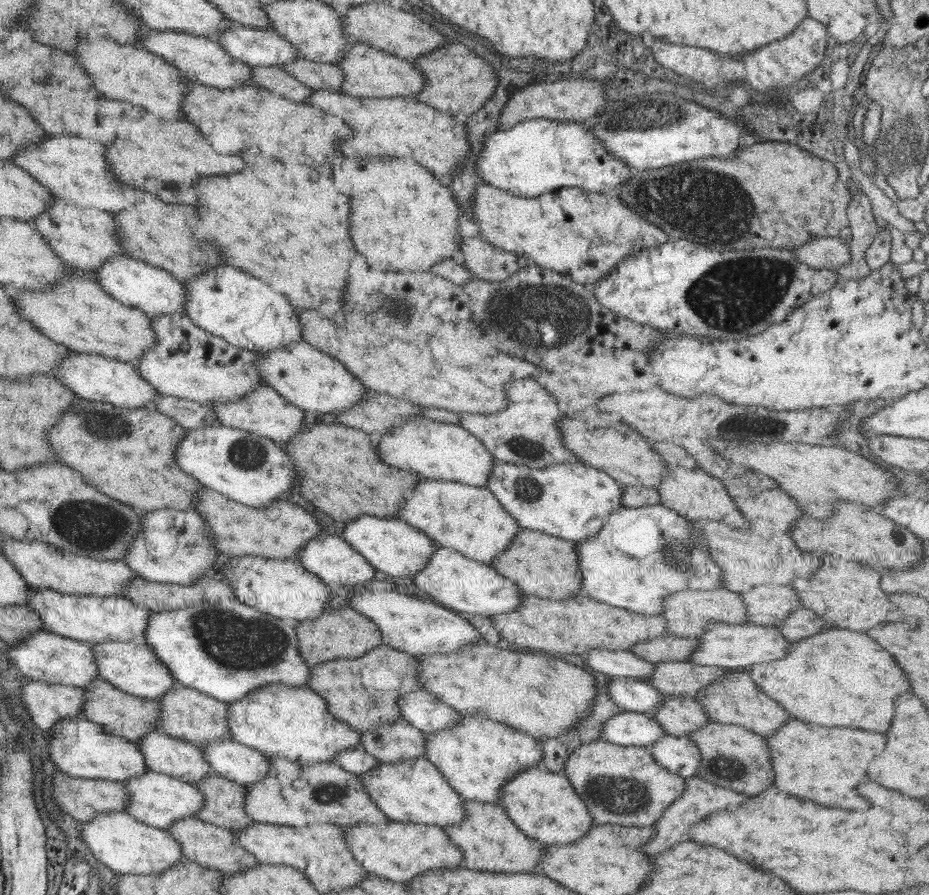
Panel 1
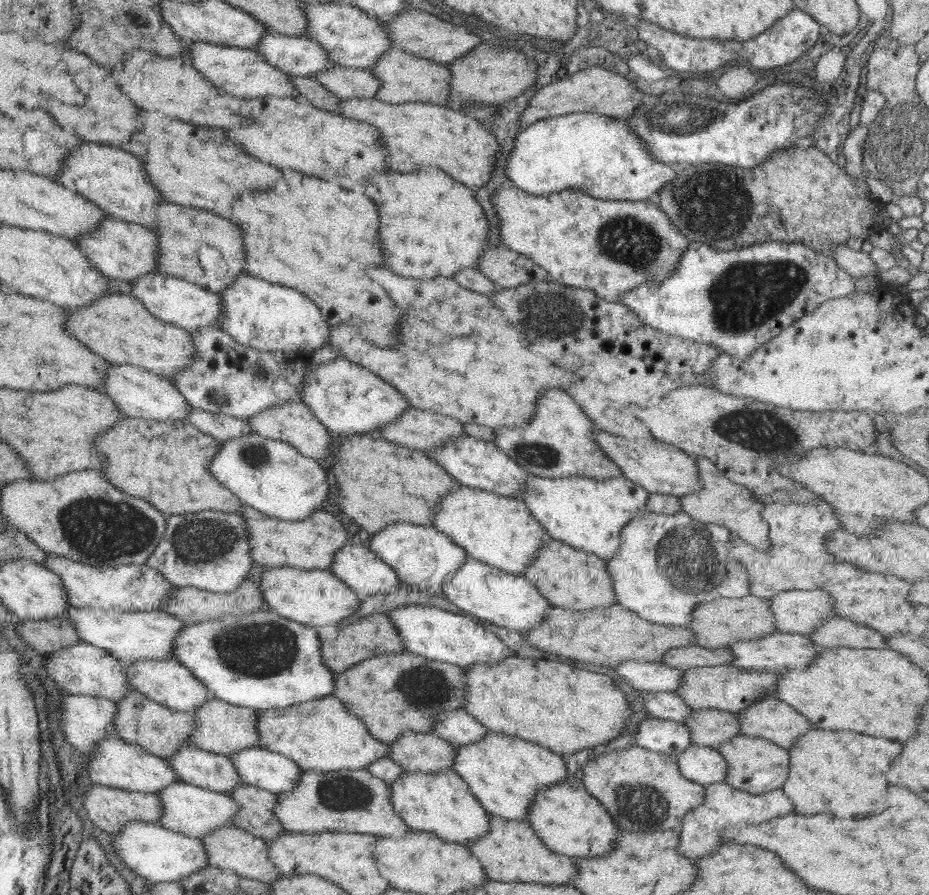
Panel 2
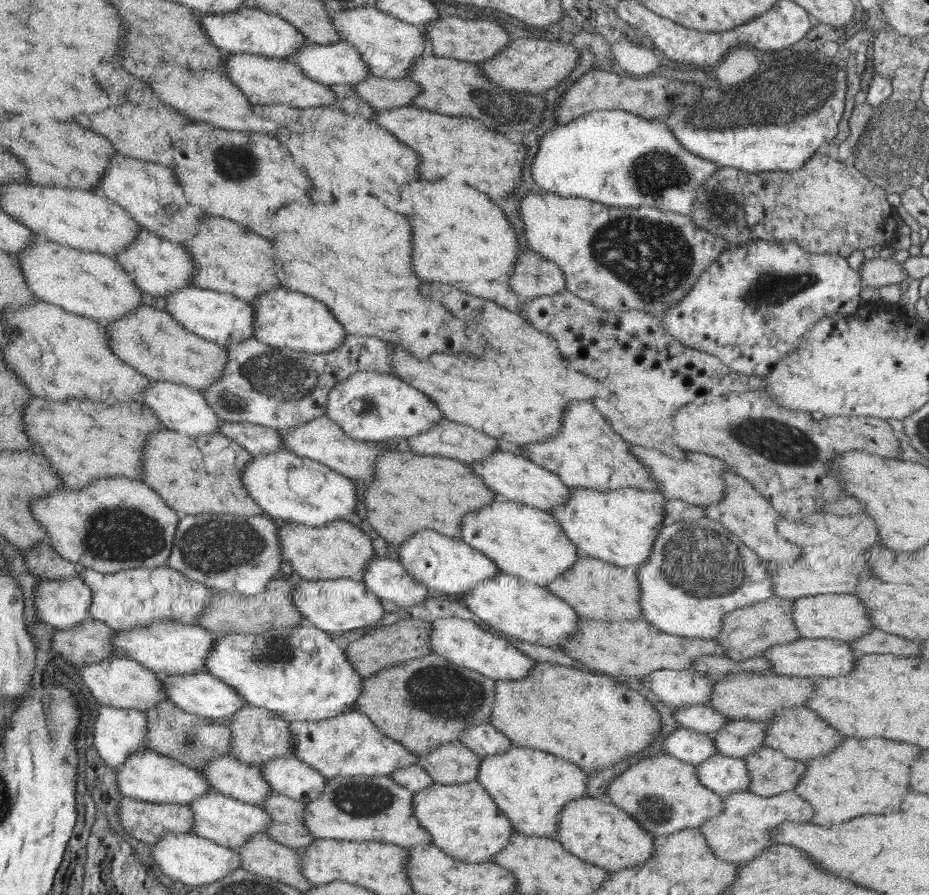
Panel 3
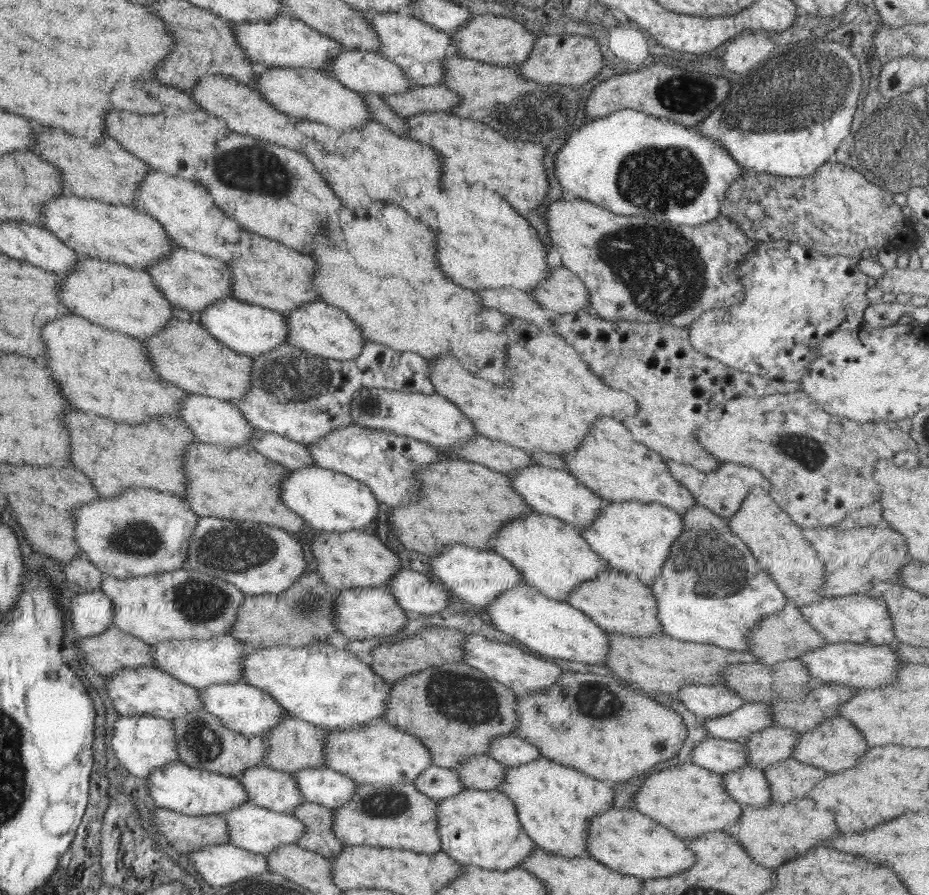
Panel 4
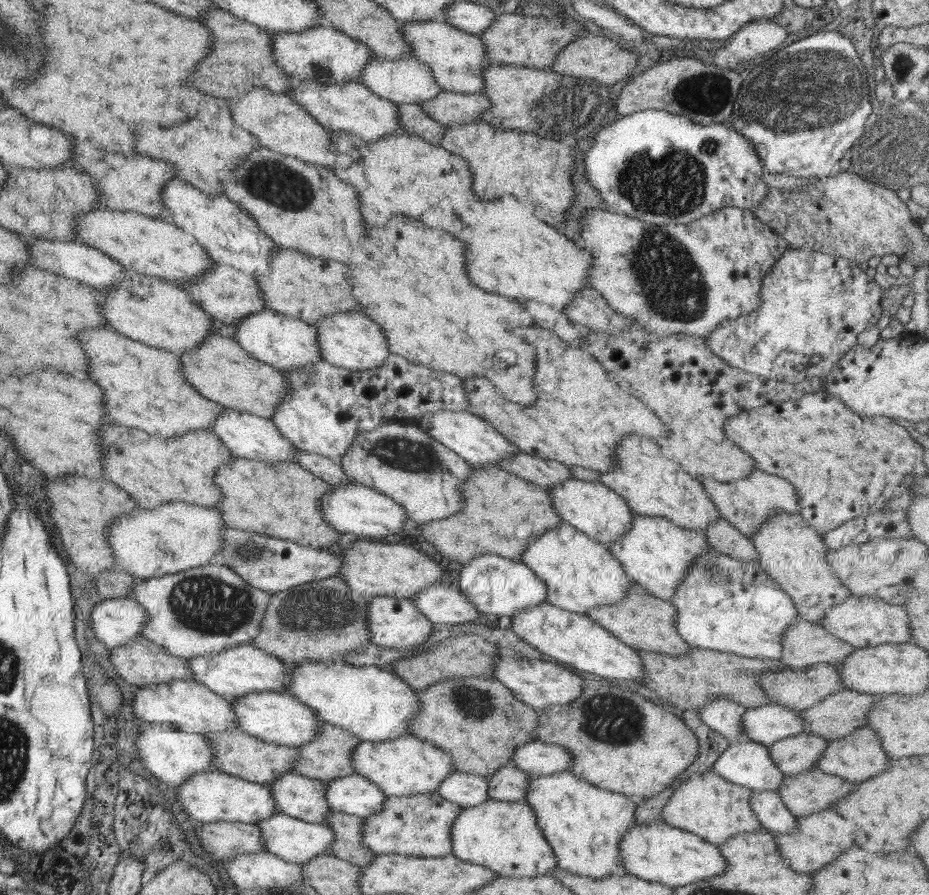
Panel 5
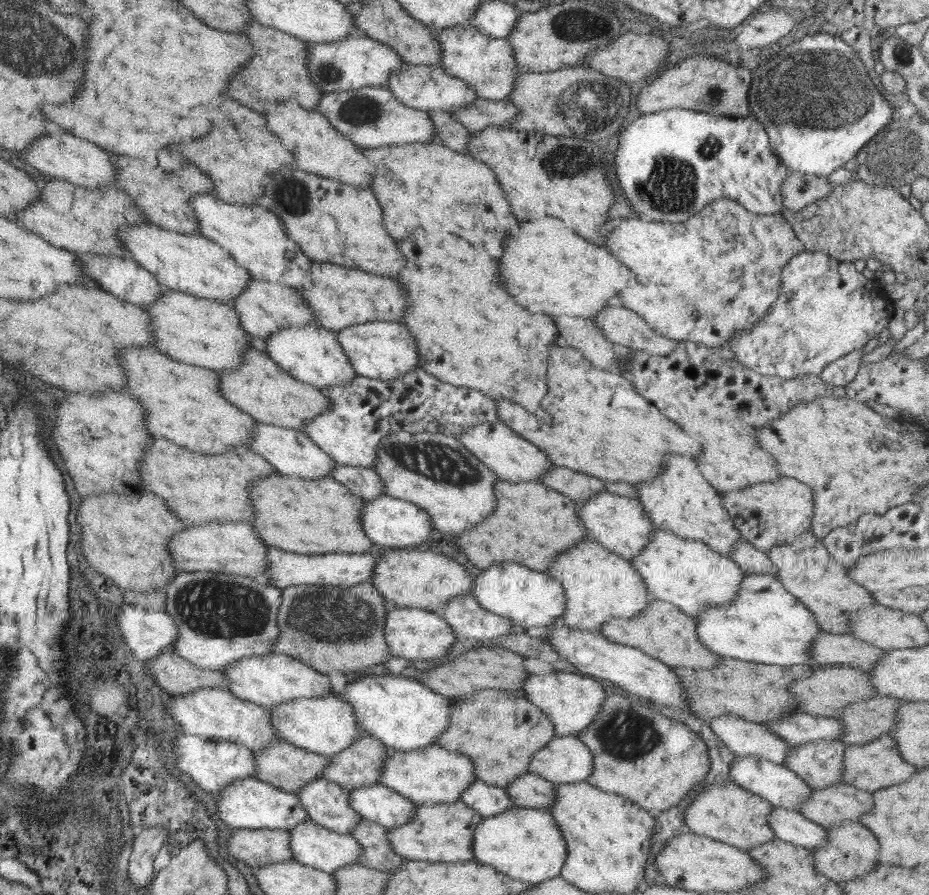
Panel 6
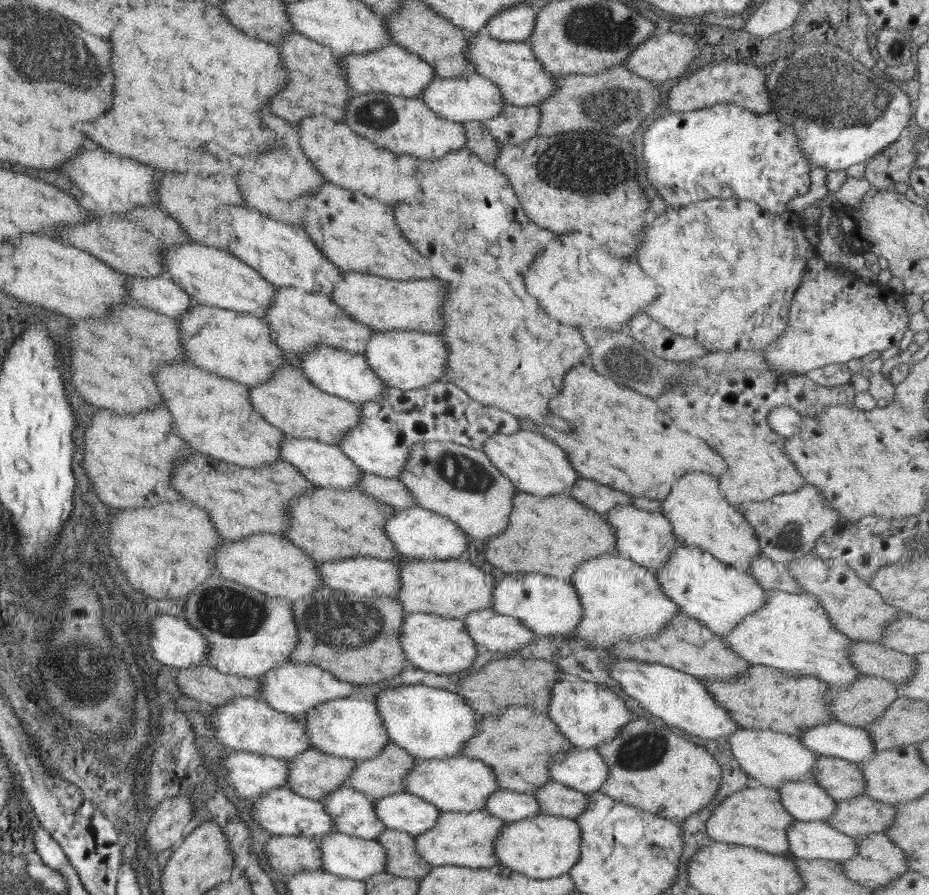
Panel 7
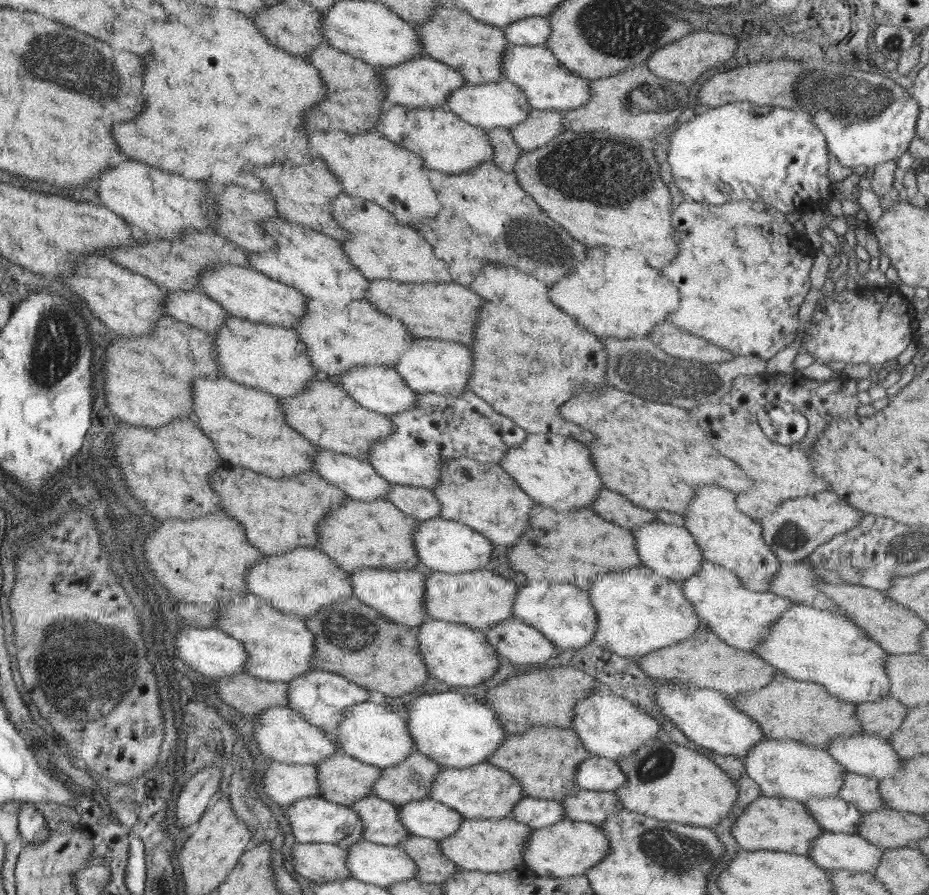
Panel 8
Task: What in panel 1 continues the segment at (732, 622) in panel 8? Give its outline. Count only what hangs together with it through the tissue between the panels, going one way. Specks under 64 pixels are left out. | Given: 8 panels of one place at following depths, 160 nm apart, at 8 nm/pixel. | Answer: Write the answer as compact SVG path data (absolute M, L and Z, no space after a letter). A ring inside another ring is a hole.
M495 459L495 465L493 466L491 477L488 479L487 485L484 487L486 487L491 493L494 493L494 496L500 501L500 504L512 515L512 518L515 518L519 522L521 527L530 530L538 530L554 537L561 536L564 540L574 541L575 543L587 540L587 538L591 538L591 536L596 536L600 532L600 529L603 528L607 515L613 510L620 510L623 507L623 488L621 487L621 483L615 478L612 478L609 474L606 474L604 471L586 465L584 462L580 462L580 460L577 460L576 462L553 464L546 468L530 468L529 466L524 466L522 464L510 464L509 462Z

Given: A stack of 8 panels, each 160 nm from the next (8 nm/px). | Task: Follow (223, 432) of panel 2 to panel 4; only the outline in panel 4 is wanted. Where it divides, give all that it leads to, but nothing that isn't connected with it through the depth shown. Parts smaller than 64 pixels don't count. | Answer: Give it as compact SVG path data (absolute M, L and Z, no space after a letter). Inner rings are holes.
M255 429L249 445L275 463L280 463L291 470L315 464L306 444L300 444L275 432Z

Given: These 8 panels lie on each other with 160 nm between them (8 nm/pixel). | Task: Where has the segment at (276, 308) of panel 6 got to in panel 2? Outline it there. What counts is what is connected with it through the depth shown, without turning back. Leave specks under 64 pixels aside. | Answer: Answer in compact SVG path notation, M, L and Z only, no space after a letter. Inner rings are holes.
M106 216L101 220L101 224L96 226L96 231L82 235L74 242L87 254L89 261L97 269L117 281L130 283L149 272L158 272L159 241L156 234L145 226Z

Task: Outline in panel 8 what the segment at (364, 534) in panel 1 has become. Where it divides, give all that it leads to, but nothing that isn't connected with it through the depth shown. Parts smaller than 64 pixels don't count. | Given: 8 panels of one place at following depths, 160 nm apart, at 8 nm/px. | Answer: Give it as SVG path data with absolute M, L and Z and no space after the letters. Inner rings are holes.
M528 580L527 586L518 588L512 614L548 638L560 652L580 649L593 643L597 616L586 589L557 581Z

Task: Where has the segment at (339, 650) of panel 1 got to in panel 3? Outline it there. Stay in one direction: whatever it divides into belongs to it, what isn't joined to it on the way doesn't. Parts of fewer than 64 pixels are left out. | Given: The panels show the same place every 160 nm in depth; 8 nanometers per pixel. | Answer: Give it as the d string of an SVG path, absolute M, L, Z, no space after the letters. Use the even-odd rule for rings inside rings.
M403 619L394 625L377 625L361 631L360 638L345 650L353 667L364 678L368 678L384 668L391 668L409 660L428 656L430 650L430 627L432 623L418 619Z

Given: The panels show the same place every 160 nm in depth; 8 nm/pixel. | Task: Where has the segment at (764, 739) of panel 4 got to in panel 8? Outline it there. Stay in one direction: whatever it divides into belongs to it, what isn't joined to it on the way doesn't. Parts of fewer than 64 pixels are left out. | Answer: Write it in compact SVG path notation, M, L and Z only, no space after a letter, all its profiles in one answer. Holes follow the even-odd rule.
M845 771L843 779L838 797L853 804L861 813L888 807L879 793L879 782L874 777Z

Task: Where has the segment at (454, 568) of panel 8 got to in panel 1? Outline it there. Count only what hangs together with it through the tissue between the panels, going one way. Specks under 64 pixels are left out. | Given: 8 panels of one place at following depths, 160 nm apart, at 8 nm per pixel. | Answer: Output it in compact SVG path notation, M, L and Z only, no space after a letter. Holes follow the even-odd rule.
M219 423L187 429L185 437L177 444L175 458L183 470L198 479L204 488L250 507L263 508L279 500L280 496L290 494L297 483L295 462L282 444Z

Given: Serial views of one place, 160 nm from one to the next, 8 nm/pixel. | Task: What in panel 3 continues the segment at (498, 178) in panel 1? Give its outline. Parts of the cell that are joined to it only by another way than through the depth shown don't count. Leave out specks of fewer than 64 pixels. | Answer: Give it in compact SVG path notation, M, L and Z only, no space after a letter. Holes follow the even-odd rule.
M624 110L588 112L566 126L553 127L538 141L540 147L530 166L530 172L539 192L554 193L564 198L587 198L606 206L651 206L686 216L695 206L698 186L720 168L714 162L684 150L684 146L672 136L670 128L663 122L644 119Z

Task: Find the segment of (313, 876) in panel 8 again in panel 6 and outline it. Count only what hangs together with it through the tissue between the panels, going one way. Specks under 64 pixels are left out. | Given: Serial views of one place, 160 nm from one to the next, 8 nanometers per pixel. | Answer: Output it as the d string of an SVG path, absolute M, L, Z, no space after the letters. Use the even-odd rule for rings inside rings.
M234 828L233 831L230 841L226 842L228 852L253 868L294 860L290 850L291 834L287 830Z

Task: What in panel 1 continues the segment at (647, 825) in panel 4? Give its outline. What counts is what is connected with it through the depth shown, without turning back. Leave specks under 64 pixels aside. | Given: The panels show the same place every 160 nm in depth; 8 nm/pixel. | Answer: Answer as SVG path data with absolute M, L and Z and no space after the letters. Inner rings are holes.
M543 765L527 768L503 786L498 804L504 807L513 823L543 845L570 844L587 835L596 824L590 811L564 773L552 772Z

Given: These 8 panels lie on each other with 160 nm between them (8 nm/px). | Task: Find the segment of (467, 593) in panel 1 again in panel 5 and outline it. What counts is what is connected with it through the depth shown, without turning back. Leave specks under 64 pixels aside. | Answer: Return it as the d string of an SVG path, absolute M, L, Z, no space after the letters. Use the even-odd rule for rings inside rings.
M546 602L510 617L510 624L514 634L541 653L552 656L555 662L566 667L573 666L580 672L596 674L599 678L610 678L621 683L636 680L644 685L645 668L639 652L623 644L587 615L572 613Z

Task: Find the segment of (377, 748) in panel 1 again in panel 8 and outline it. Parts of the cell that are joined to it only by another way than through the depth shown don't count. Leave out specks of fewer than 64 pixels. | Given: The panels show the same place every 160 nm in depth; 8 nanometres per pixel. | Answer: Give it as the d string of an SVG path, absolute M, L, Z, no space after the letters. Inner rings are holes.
M575 788L570 796L563 798L561 802L565 808L565 818L594 825L602 824L624 809L624 803L612 791Z

